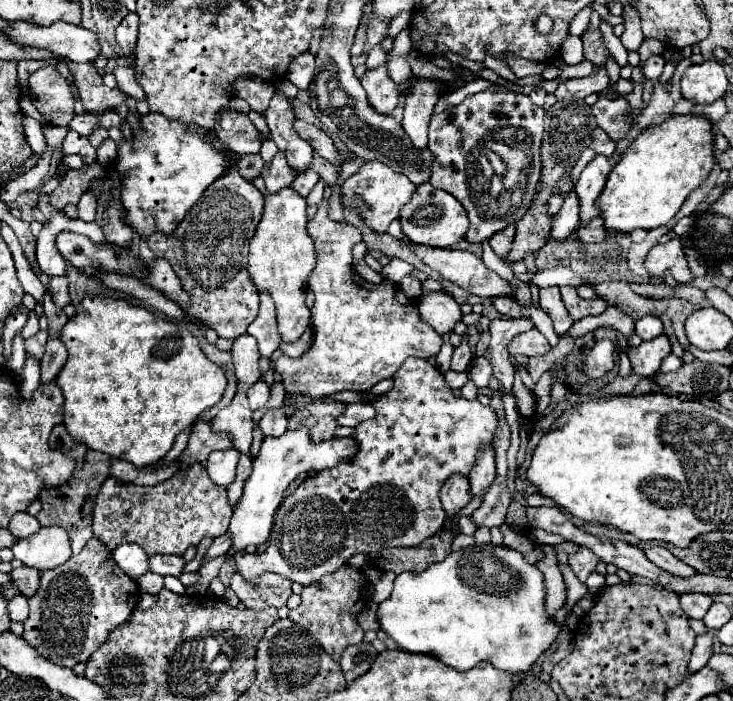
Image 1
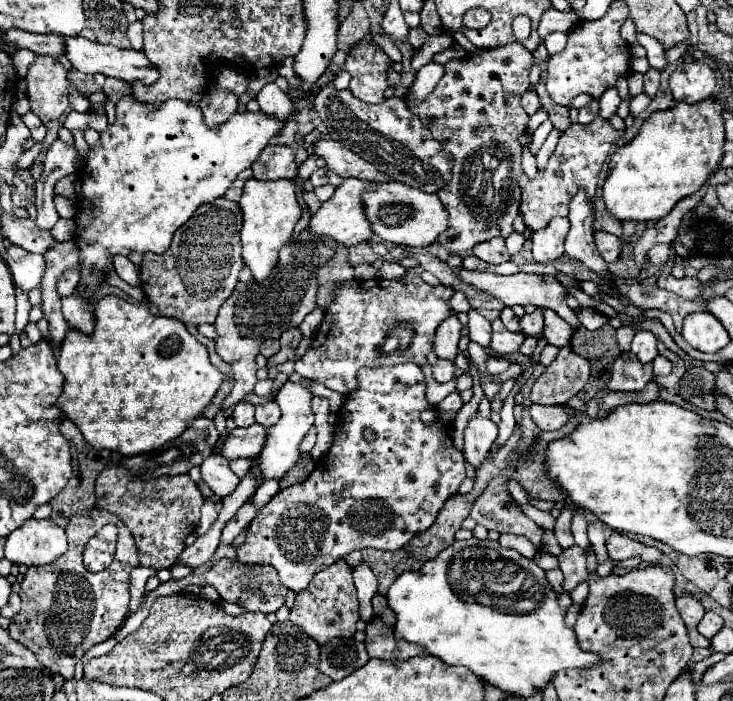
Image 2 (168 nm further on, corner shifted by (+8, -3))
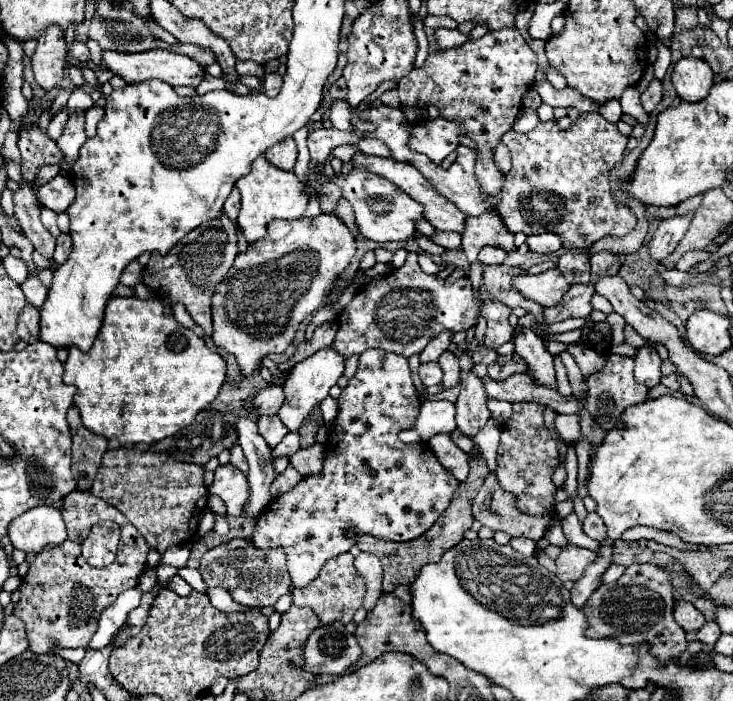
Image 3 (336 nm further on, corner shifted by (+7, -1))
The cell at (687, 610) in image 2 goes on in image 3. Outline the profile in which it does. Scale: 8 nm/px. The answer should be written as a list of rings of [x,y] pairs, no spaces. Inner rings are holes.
[[[677,601],[675,603],[675,621],[685,631],[699,631],[705,625],[705,615],[689,601]]]

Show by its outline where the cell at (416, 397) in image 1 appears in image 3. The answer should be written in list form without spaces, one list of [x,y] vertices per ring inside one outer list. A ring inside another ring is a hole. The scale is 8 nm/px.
[[[369,349],[359,355],[361,363],[357,373],[349,379],[349,385],[339,395],[339,413],[325,443],[327,455],[323,469],[317,475],[303,477],[291,491],[279,495],[257,517],[251,543],[259,549],[283,549],[287,555],[287,569],[293,587],[305,587],[311,583],[327,559],[347,553],[355,545],[355,537],[347,537],[345,529],[353,527],[357,535],[373,535],[385,541],[411,541],[423,535],[439,515],[449,507],[459,481],[447,471],[431,451],[427,443],[405,445],[397,439],[397,433],[405,427],[413,427],[421,399],[411,381],[411,369],[405,357],[393,355],[381,349]]]

